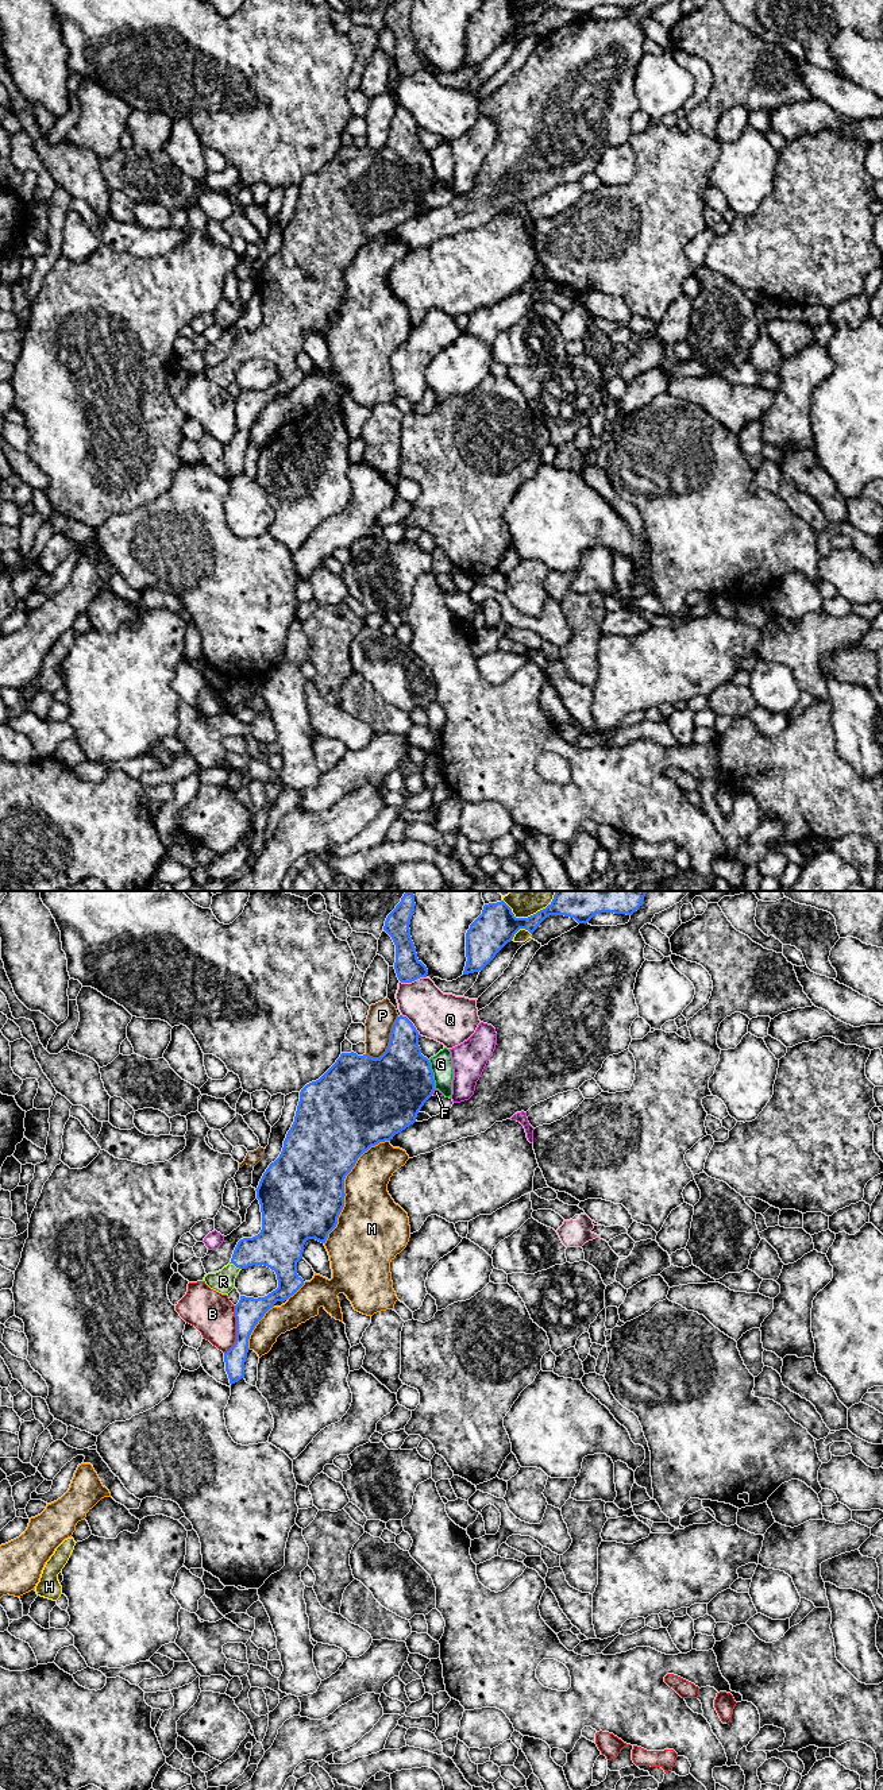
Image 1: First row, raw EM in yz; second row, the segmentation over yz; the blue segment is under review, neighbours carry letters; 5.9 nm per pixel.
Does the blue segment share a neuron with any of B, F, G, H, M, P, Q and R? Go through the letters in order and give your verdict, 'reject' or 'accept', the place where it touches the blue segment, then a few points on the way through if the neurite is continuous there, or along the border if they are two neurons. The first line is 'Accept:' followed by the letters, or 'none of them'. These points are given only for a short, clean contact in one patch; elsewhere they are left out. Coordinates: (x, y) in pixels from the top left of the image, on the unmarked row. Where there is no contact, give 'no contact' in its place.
Accept: R
B: reject; contact yz (236, 423); border yz (235, 398), (235, 435), (224, 446)
F: reject; contact yz (434, 182)
G: reject; contact yz (432, 166)
H: reject; contact yz (528, 10)
M: reject; contact yz (343, 278)
P: reject; contact yz (389, 135)
Q: reject; contact yz (412, 73)
R: accept; contact yz (235, 358); way yz (273, 340), (251, 343), (235, 358), (223, 374)

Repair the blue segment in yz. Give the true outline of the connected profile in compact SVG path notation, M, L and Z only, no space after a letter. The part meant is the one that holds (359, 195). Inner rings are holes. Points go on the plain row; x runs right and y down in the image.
M397 109L386 144L379 151L369 147L342 146L336 155L316 174L300 185L294 215L286 227L279 250L269 258L257 283L261 297L262 323L238 335L231 355L204 370L205 377L228 387L242 362L263 358L275 364L278 381L265 390L240 389L235 398L236 433L224 445L230 477L244 471L248 432L265 406L277 394L285 394L302 378L297 355L308 332L325 336L336 320L344 300L344 271L358 251L371 239L390 234L416 215L417 207L435 184L431 155L421 147L419 124L406 109Z

